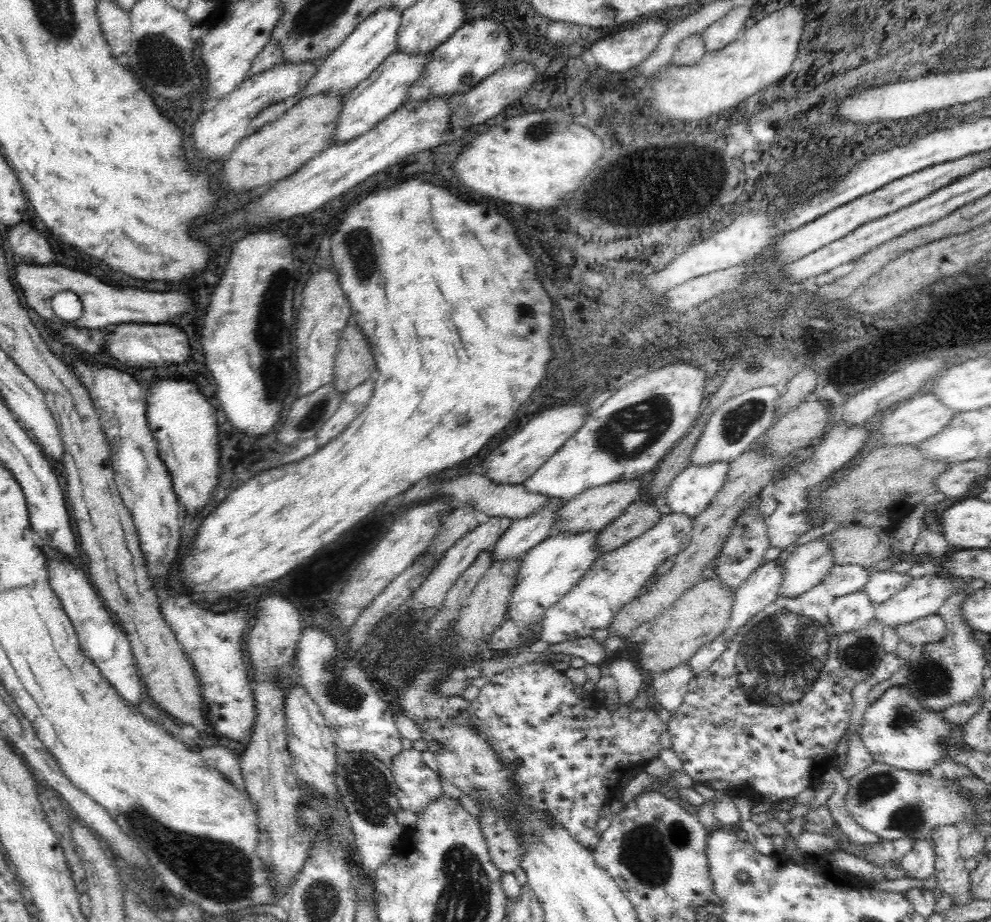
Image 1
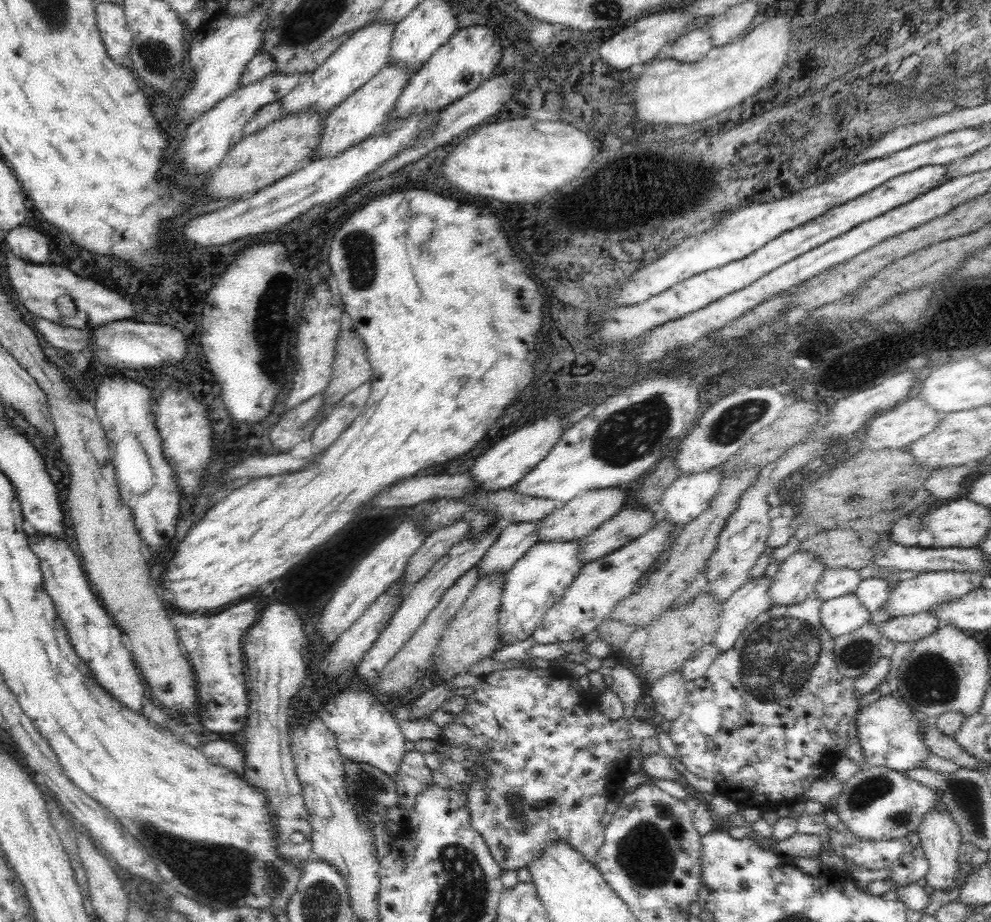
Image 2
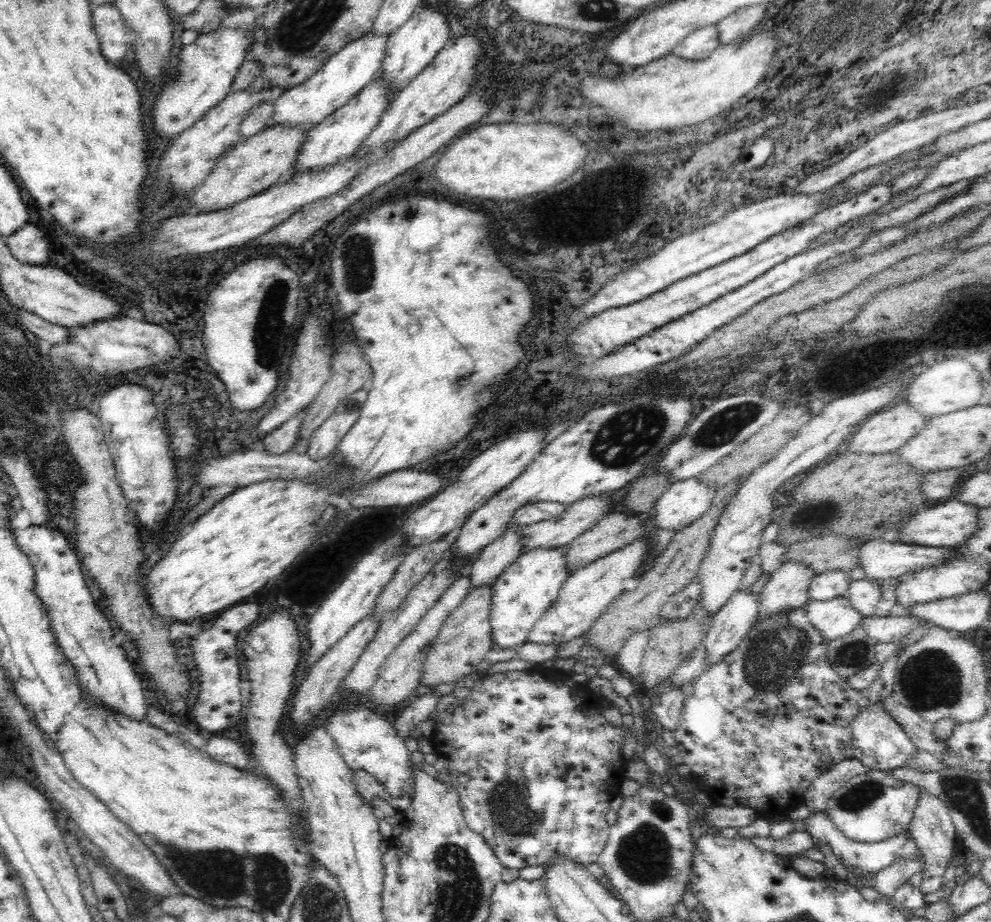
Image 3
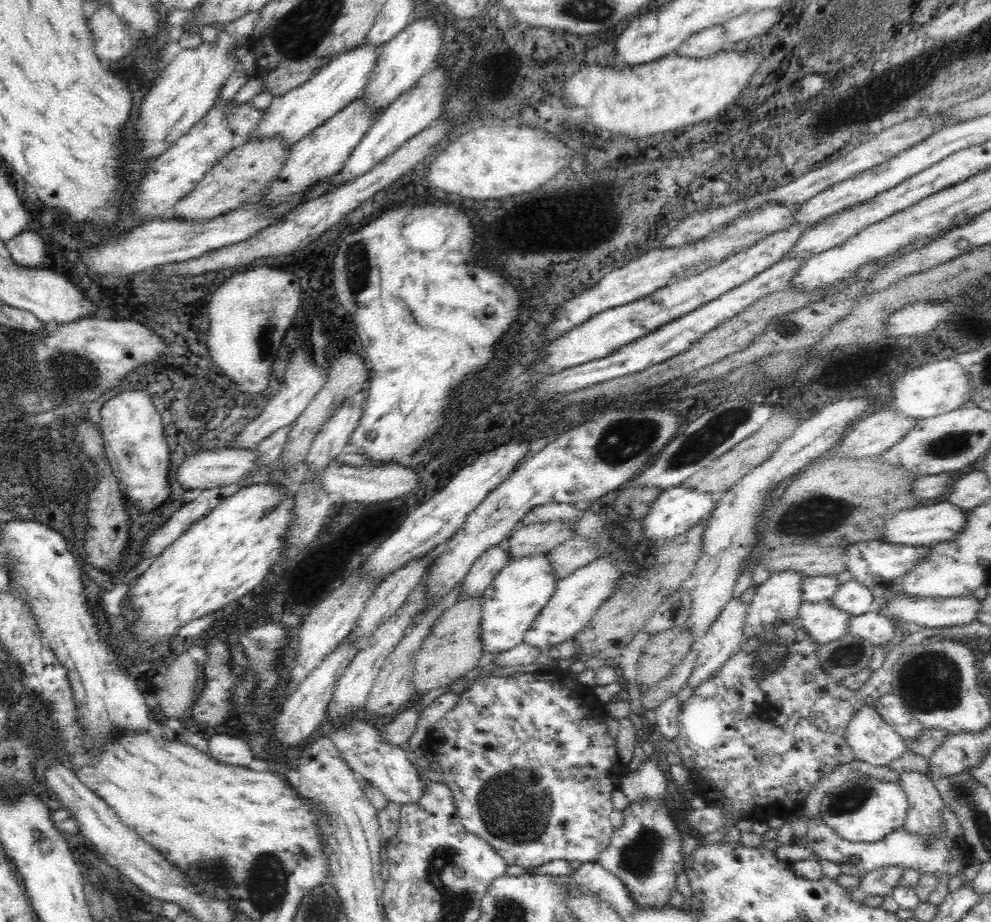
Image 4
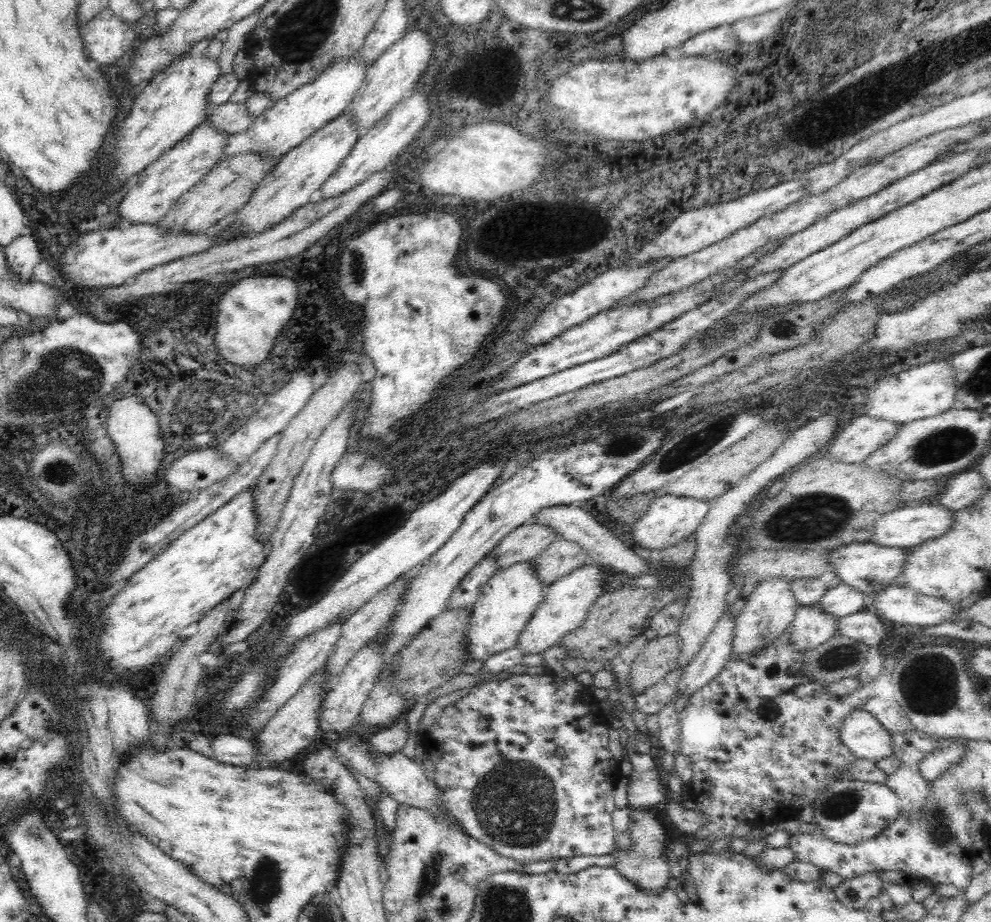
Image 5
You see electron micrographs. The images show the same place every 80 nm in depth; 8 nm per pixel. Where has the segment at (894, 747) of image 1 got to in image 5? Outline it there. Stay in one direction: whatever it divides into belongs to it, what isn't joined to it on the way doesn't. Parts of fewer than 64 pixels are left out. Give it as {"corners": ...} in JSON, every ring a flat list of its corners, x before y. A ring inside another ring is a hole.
{"corners":[[862,709,852,710,842,720,839,738,856,759,875,762,892,754,889,732]]}

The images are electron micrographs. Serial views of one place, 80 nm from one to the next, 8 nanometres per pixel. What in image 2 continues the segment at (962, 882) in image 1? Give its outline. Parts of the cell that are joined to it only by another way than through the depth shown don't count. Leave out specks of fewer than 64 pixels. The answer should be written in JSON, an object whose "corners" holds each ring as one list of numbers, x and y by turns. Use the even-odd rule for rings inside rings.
{"corners":[[934,808,928,810,922,820,920,826,916,828,913,835,917,836,919,846,924,851,924,856,928,861,928,872,924,874,926,885,930,886,933,890,947,890,952,884,955,884,961,871,958,850,961,845,961,834,956,824,956,821,951,817,949,812,943,808]]}

